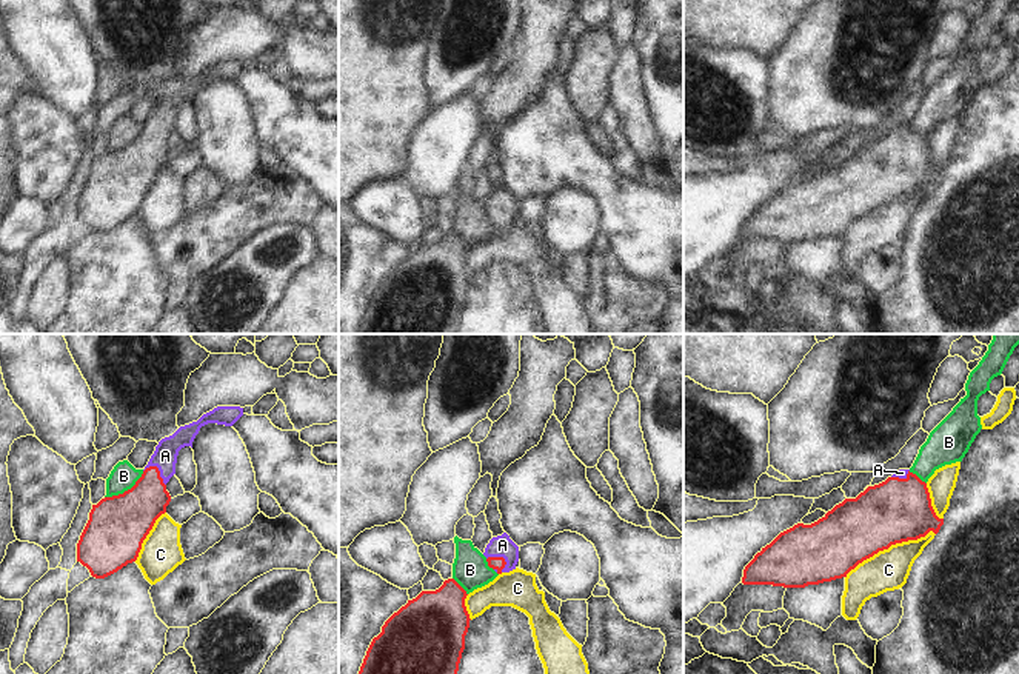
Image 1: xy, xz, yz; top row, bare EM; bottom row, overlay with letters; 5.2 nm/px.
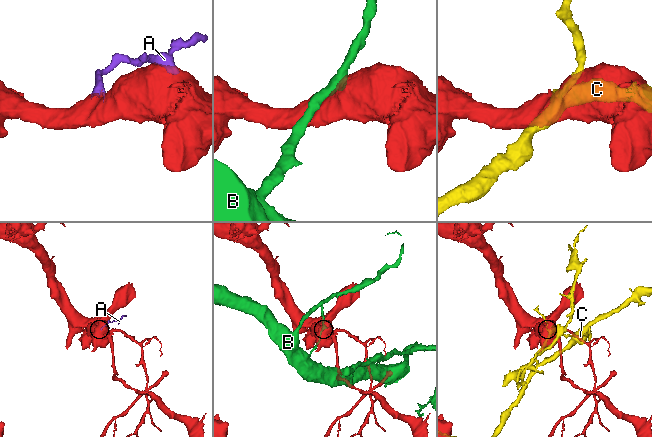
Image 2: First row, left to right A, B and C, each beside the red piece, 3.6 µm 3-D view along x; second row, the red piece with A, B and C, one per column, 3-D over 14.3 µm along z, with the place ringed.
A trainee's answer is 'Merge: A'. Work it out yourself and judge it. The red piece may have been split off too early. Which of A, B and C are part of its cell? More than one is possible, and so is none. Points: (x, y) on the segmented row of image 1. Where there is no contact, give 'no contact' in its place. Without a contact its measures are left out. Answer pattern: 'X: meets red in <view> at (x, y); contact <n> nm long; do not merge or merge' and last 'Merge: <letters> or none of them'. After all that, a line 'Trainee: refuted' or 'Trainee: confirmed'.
A: meets red in xy at (157, 470); contact 150 nm long; merge
B: meets red in xy at (125, 491); contact 240 nm long; do not merge
C: meets red in yz at (888, 547); contact 550 nm long; do not merge
Merge: A
Trainee: confirmed

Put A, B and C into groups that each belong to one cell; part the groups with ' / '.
A / B / C

